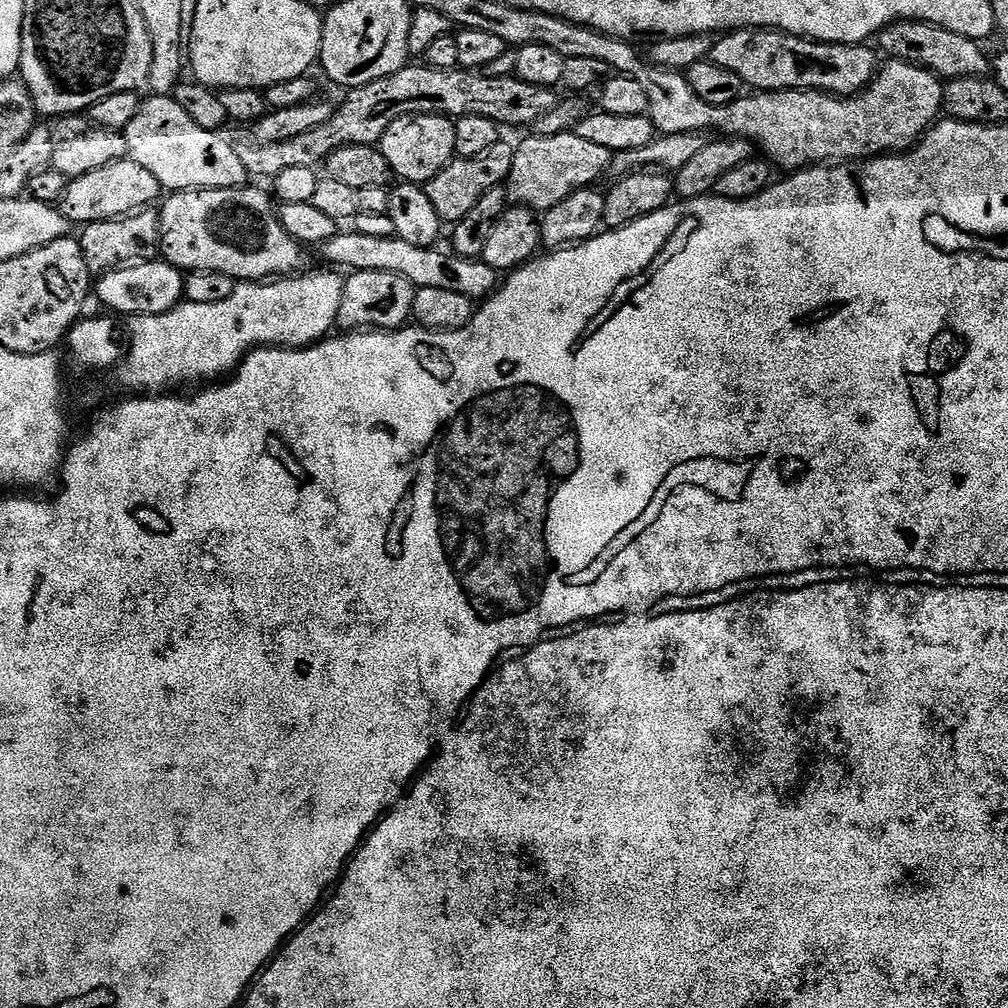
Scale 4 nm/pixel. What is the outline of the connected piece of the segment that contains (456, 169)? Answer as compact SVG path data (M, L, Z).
M501 138L486 154L474 158L453 158L440 173L426 184L426 191L434 210L438 210L438 218L448 226L454 226L471 208L482 199L489 190L501 187L507 181L510 170L514 166L516 144Z

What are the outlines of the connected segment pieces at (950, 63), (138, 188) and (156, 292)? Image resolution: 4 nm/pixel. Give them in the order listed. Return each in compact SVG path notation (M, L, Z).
M896 20L878 33L879 40L879 51L883 55L885 52L885 57L906 60L919 68L929 68L944 82L954 78L988 76L990 72L989 53L984 53L977 41L962 38L962 34L954 34L940 24L927 24L924 20Z
M131 158L110 162L100 170L90 170L90 174L82 174L82 178L68 180L68 189L58 201L60 213L68 220L69 225L83 226L99 220L117 220L120 216L131 216L155 205L161 199L162 189L158 178L146 170L146 166L138 166Z
M163 258L154 260L141 260L138 264L130 264L122 268L115 268L113 272L106 272L99 277L94 284L94 296L101 300L109 313L117 312L123 318L131 318L134 316L157 316L158 314L166 314L170 310L174 310L185 299L184 282L186 276L180 269L169 264Z

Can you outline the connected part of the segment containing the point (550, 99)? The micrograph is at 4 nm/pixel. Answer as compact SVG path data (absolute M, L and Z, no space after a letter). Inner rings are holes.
M412 62L386 78L378 78L378 82L351 89L340 108L338 104L331 118L322 122L322 126L314 126L314 130L306 130L306 134L298 134L298 138L286 138L284 142L247 142L237 147L236 153L238 158L242 158L242 166L246 166L249 177L274 178L282 174L282 170L290 170L293 166L319 169L328 161L330 154L334 154L334 150L342 150L342 146L379 145L382 134L390 130L391 124L398 122L398 118L414 114L434 114L449 118L488 116L501 126L534 126L556 108L556 94L556 88L536 86L518 79L516 75L492 77L484 70L462 67L442 70L429 68L424 62Z

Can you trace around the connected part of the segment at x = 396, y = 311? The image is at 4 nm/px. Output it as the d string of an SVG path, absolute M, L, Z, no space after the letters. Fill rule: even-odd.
M390 270L352 272L345 279L342 306L338 306L337 325L344 330L395 330L409 323L416 288L402 274Z

